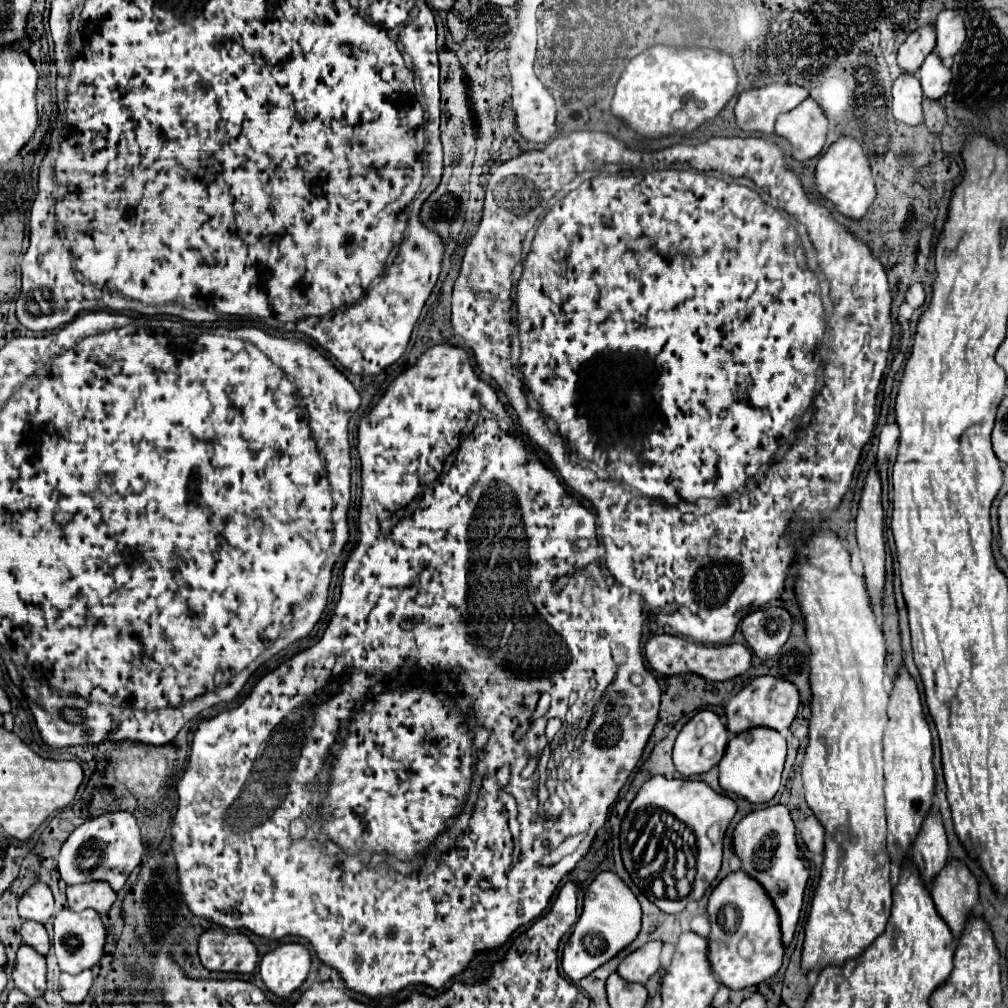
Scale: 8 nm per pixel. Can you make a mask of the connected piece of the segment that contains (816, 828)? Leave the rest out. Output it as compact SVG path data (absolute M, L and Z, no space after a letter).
M808 816L802 822L800 836L802 836L802 842L806 844L806 848L812 854L822 854L822 848L824 848L824 828L820 828L820 822L814 816Z

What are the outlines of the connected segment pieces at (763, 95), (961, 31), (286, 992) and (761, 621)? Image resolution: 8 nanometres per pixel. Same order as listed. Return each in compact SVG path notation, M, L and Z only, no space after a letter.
M770 84L766 88L746 90L738 96L738 104L734 108L736 124L744 132L774 132L774 122L780 114L790 112L808 94L800 86L788 84Z
M944 10L934 22L934 30L936 30L936 54L940 56L940 60L952 58L966 38L964 22L960 20L960 16L956 16L956 12Z
M282 944L262 958L260 976L272 994L280 1000L288 1000L306 980L310 962L306 946Z
M764 606L748 614L742 624L742 634L760 660L770 660L790 636L792 616L782 606Z

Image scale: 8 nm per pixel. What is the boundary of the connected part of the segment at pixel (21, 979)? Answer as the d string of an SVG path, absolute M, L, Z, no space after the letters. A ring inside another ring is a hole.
M22 944L18 950L12 980L24 994L42 996L46 990L46 958L36 954L34 948Z

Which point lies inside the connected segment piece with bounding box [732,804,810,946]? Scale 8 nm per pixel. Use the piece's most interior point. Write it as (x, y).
(765, 842)

